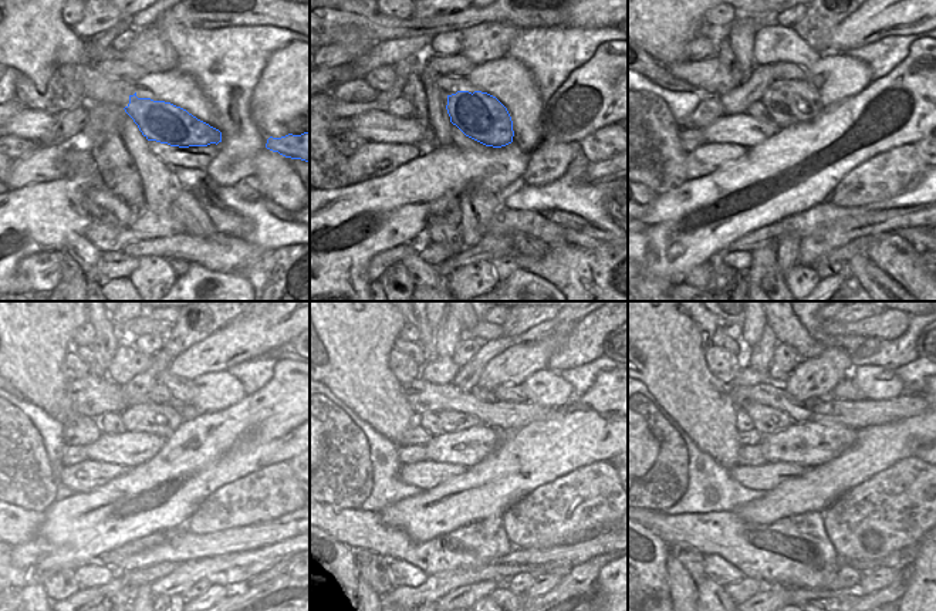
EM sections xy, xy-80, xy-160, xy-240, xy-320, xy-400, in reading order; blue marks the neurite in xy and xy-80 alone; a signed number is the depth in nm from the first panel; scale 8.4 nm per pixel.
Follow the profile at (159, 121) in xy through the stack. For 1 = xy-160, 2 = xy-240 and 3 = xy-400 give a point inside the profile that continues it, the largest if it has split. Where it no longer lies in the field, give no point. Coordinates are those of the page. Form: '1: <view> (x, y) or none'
1: xy-160 (784, 108)
2: xy-240 (164, 424)
3: xy-400 (766, 419)

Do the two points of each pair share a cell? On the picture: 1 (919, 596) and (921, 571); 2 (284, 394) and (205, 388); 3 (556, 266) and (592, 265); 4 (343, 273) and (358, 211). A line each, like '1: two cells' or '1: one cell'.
1: one cell
2: two cells
3: one cell
4: one cell

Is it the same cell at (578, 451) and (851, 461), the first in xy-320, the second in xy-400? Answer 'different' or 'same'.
same

